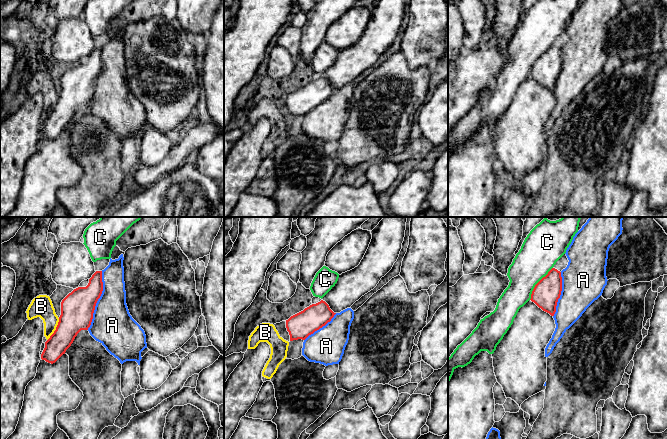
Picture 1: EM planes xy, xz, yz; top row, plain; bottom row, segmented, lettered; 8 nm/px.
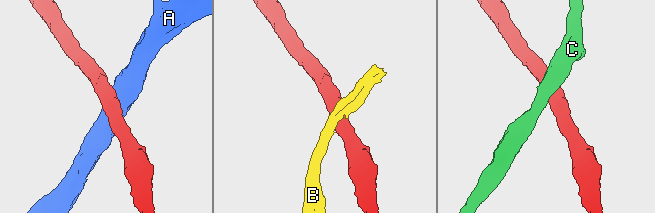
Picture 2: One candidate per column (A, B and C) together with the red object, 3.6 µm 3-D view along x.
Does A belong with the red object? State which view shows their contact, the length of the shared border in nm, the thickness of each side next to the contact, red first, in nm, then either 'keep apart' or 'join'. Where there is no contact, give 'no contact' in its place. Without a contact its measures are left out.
xy | 480 nm | 260/340 nm | keep apart

